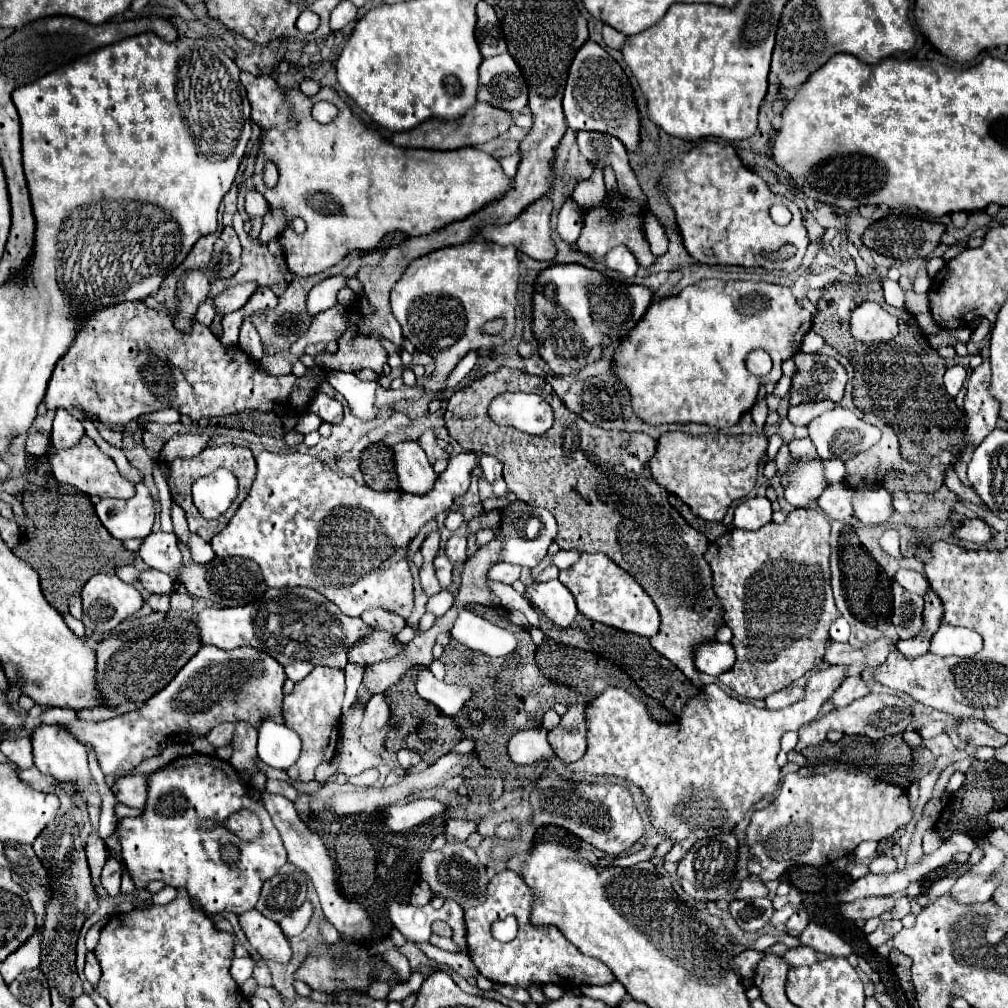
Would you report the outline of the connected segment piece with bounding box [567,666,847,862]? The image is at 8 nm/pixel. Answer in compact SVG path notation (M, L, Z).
M827 666L823 670L817 670L805 686L807 696L801 702L781 710L757 708L753 704L737 700L735 696L729 696L717 684L707 684L699 688L697 696L687 700L687 704L681 710L679 724L655 722L649 716L647 706L635 696L631 696L627 690L607 688L593 702L587 704L587 752L581 760L569 764L567 768L573 772L587 772L593 776L609 774L639 786L641 794L645 796L653 828L675 842L673 848L663 856L663 862L679 862L681 856L685 856L697 840L705 836L715 836L717 832L731 832L743 820L751 806L755 806L763 796L779 788L781 768L777 766L775 758L781 750L781 736L789 730L799 730L807 722L813 722L819 708L841 686L845 676L845 666Z

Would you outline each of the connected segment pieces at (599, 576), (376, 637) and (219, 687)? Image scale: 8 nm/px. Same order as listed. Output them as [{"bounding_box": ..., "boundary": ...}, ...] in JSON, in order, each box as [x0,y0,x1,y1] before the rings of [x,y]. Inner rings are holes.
[{"bounding_box":[559,554,659,638],"boundary":[[[583,554],[571,568],[561,570],[559,582],[575,596],[579,612],[587,618],[645,638],[651,638],[659,632],[659,614],[653,600],[623,568],[617,568],[617,564],[613,564],[613,560],[609,560],[605,554]]]},{"bounding_box":[347,632,405,666],"boundary":[[[373,632],[371,636],[355,644],[347,652],[347,656],[349,656],[349,662],[355,666],[371,666],[383,660],[397,658],[403,652],[405,652],[405,646],[399,640],[395,640],[395,636],[387,632]]]},{"bounding_box":[67,646,285,778],"boundary":[[[201,646],[201,650],[181,668],[181,672],[165,686],[165,692],[157,692],[157,696],[151,696],[139,710],[131,710],[127,714],[119,714],[111,720],[103,722],[79,722],[79,724],[67,724],[71,734],[83,742],[91,744],[95,748],[99,766],[103,774],[115,774],[117,778],[127,776],[131,770],[135,770],[145,758],[161,754],[169,744],[175,744],[179,740],[193,740],[207,736],[217,724],[221,722],[233,722],[233,720],[249,720],[253,728],[259,728],[261,722],[273,720],[277,724],[283,724],[281,706],[283,706],[283,682],[285,682],[283,666],[273,660],[269,654],[255,650],[255,648],[235,648],[235,650],[221,650],[213,646]]]}]

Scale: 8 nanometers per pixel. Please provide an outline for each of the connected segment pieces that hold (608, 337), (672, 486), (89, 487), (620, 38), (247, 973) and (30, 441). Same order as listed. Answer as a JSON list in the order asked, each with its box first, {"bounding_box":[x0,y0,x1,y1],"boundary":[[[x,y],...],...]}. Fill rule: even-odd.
[{"bounding_box":[533,264,653,374],"boundary":[[[555,264],[541,270],[533,284],[533,336],[539,342],[539,356],[557,374],[575,374],[587,364],[601,358],[601,350],[611,342],[623,340],[629,330],[643,318],[647,306],[653,300],[653,292],[641,284],[623,284],[603,276],[581,264]]]},{"bounding_box":[649,432,769,520],"boundary":[[[665,432],[657,440],[657,454],[649,462],[653,480],[679,496],[703,520],[723,520],[727,508],[745,498],[757,482],[759,460],[767,454],[769,438],[761,434],[727,436],[723,432],[693,436],[685,432]]]},{"bounding_box":[51,434,135,498],"boundary":[[[85,434],[81,438],[81,442],[69,450],[59,450],[55,452],[55,456],[51,458],[51,470],[53,476],[69,486],[79,488],[81,492],[85,492],[87,496],[97,496],[97,498],[131,498],[135,494],[135,484],[129,482],[127,478],[121,476],[119,468],[115,466],[115,462],[103,454],[99,450],[99,446]]]},{"bounding_box":[603,26,625,50],"boundary":[[[605,26],[605,28],[603,28],[603,38],[605,38],[605,44],[607,44],[609,48],[615,48],[615,50],[621,50],[623,44],[625,44],[625,34],[613,30],[611,26]]]},{"bounding_box":[231,956,255,986],"boundary":[[[251,956],[245,958],[233,958],[233,966],[231,966],[231,976],[235,978],[235,982],[241,986],[247,978],[251,978],[255,968],[255,960]]]},{"bounding_box":[27,432,49,456],"boundary":[[[41,432],[29,434],[29,438],[27,438],[27,452],[29,454],[43,456],[47,452],[47,446],[49,446],[49,434],[41,434]]]}]

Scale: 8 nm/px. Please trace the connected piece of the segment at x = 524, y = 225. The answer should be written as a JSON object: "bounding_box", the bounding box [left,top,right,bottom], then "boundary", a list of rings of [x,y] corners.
{"bounding_box":[479,196,555,260],"boundary":[[[543,196],[541,200],[533,202],[533,206],[525,208],[521,216],[505,226],[487,224],[479,230],[479,234],[501,246],[513,244],[519,252],[535,258],[535,260],[553,260],[555,258],[555,244],[551,240],[551,210],[553,202]]]}

